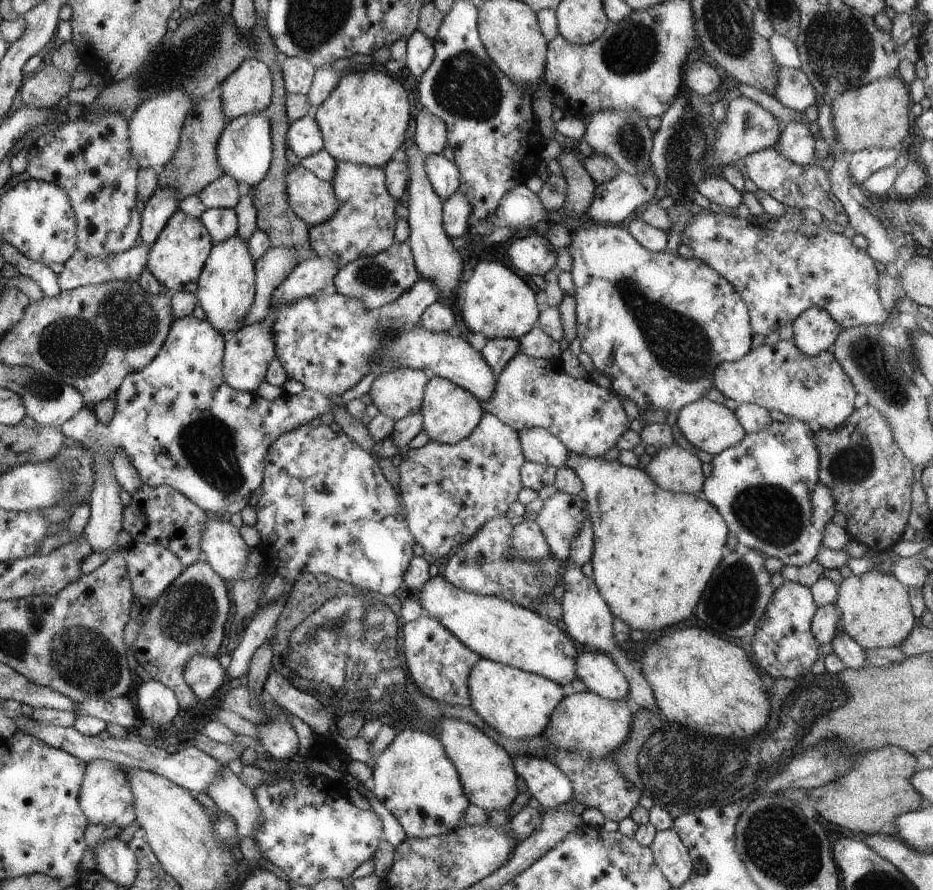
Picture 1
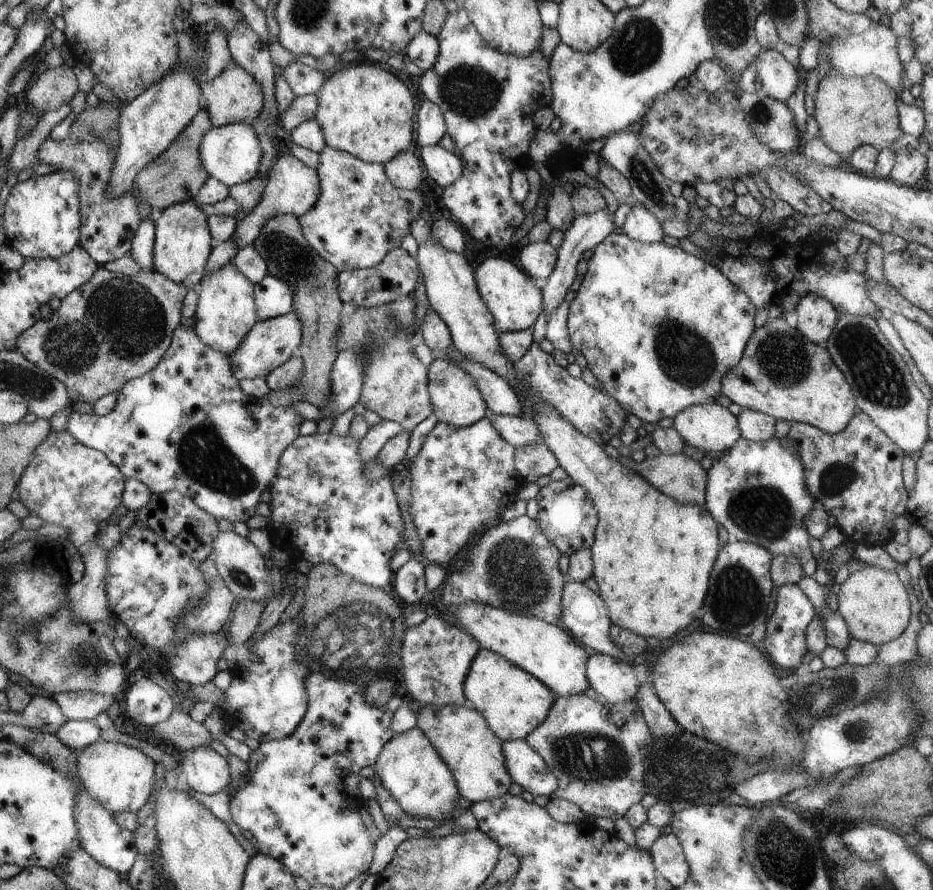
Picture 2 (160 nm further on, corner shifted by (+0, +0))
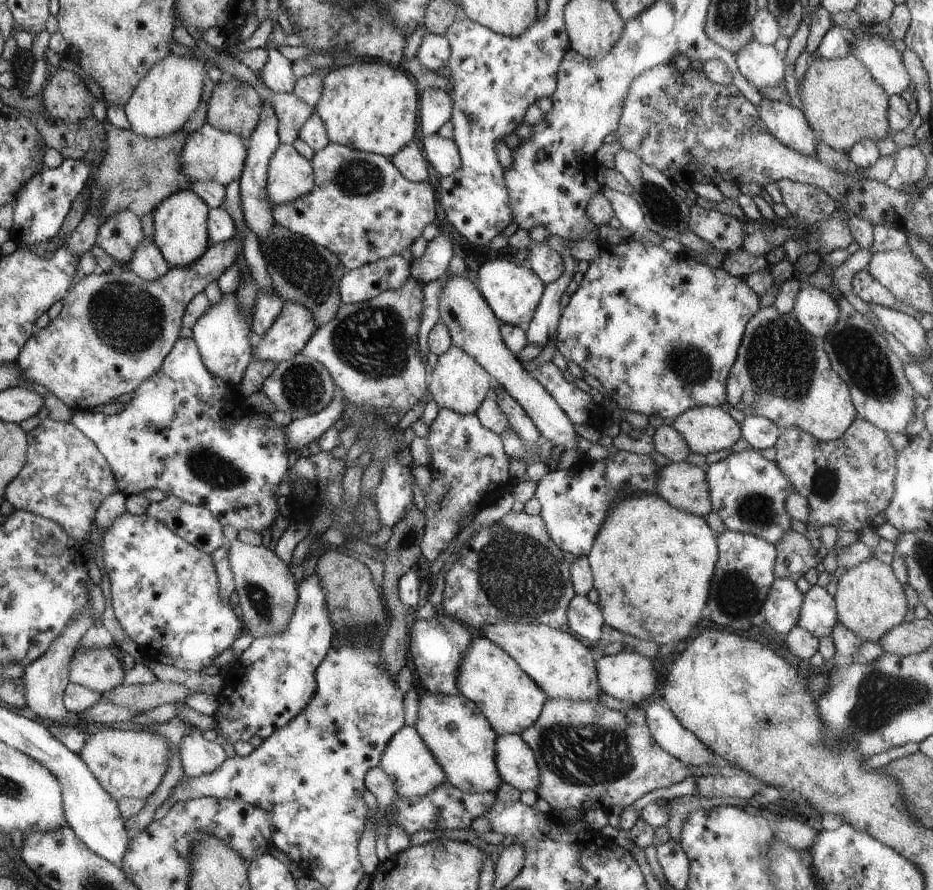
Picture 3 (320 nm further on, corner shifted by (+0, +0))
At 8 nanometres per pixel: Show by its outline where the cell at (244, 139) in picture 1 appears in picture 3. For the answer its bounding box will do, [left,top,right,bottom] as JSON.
[181,123,248,186]

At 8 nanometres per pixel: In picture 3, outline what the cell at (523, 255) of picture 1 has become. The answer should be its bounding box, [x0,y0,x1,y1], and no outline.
[525,243,564,284]

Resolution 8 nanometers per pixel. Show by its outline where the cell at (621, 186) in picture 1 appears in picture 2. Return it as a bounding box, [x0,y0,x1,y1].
[541,209,616,318]

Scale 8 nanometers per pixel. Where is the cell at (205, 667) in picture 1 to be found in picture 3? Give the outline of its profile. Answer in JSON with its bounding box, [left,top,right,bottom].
[103,512,242,672]

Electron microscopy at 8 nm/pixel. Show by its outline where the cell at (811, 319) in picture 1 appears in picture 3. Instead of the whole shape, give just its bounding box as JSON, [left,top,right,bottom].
[792,284,841,337]

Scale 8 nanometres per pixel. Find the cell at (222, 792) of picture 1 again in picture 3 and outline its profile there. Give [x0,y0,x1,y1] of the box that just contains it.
[179,727,229,777]

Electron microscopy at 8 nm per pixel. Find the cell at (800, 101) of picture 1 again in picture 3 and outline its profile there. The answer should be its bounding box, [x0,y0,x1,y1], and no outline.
[735,41,785,90]

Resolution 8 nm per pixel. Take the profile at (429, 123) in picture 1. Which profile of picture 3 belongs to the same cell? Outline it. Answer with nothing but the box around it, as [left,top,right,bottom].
[419,88,453,135]

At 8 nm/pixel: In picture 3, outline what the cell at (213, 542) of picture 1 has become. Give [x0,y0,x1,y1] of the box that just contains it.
[229,540,299,638]

